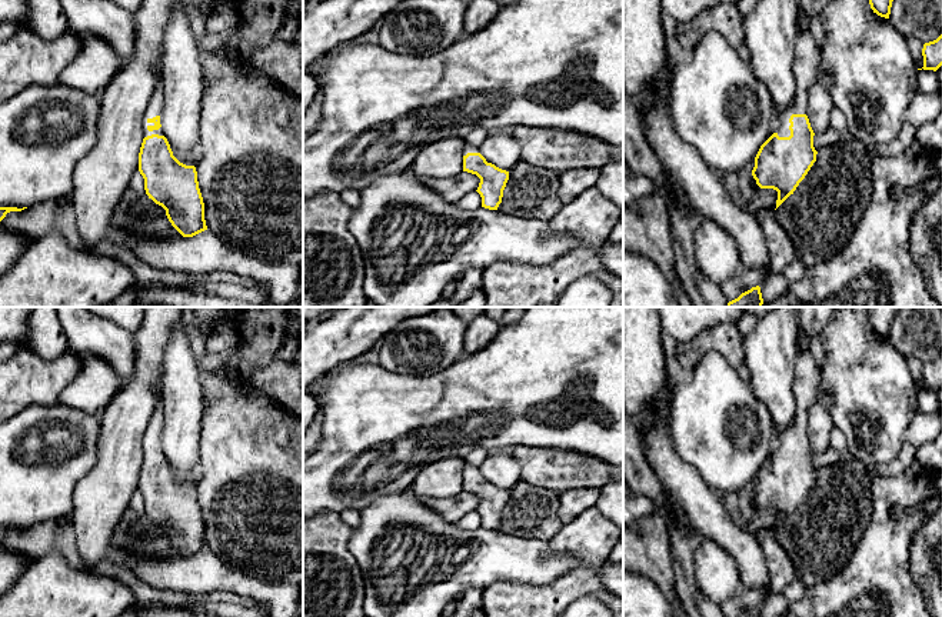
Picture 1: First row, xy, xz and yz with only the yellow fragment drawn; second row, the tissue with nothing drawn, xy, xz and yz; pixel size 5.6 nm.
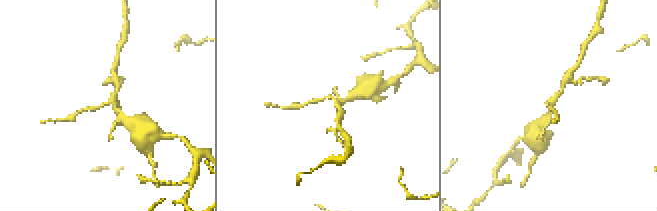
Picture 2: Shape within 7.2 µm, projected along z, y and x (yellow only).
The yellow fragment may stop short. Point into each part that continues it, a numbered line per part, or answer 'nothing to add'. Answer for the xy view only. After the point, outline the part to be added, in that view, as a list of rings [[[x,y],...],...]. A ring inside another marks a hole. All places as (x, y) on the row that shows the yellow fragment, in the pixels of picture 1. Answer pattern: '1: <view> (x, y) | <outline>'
1: xy (156, 103) | [[[162,70],[157,71],[157,76],[159,76],[159,81],[157,81],[157,84],[154,87],[154,91],[153,91],[152,99],[149,101],[149,107],[147,107],[146,114],[143,117],[143,121],[142,121],[142,131],[143,131],[144,137],[152,136],[152,134],[164,136],[162,127],[159,130],[153,130],[153,131],[147,130],[149,126],[154,126],[154,123],[149,123],[147,120],[153,119],[156,116],[162,116],[163,106],[164,106],[164,93],[163,93],[163,84],[162,84]]]

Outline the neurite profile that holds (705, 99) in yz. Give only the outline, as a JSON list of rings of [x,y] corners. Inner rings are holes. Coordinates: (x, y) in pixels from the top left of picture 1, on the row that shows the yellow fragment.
[[[715,30],[703,34],[689,61],[673,64],[666,109],[676,134],[720,176],[736,174],[770,136],[773,100],[765,83]]]

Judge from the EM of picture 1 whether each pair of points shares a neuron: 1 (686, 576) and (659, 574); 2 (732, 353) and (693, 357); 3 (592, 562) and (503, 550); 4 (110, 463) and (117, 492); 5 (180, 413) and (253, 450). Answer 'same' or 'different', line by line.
1: different
2: same
3: different
4: same
5: different

